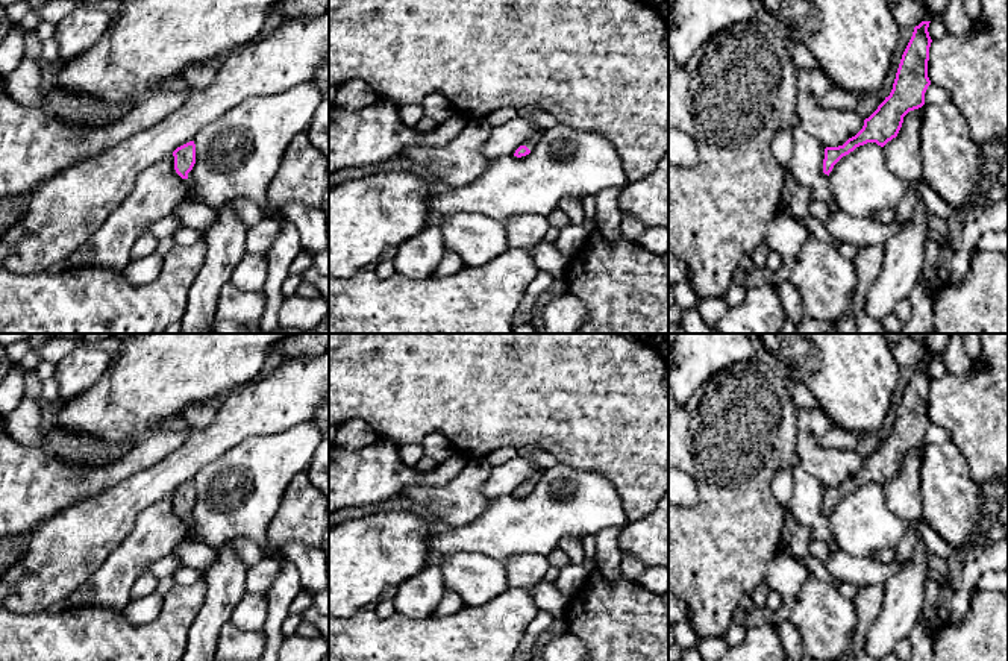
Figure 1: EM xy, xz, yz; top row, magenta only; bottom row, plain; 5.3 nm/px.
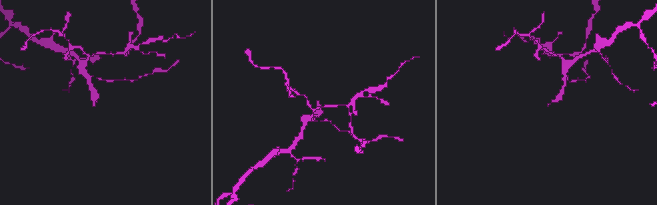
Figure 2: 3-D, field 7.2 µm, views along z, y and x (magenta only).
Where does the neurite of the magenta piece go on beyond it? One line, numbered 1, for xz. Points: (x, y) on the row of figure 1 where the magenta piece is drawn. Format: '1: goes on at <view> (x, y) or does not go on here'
1: goes on at xz (534, 138)

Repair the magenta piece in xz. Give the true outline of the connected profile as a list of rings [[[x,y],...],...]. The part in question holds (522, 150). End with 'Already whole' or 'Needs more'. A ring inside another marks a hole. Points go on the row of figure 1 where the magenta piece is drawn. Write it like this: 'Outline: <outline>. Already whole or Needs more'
Outline: [[[538,127],[538,130],[537,130],[535,133],[532,133],[532,135],[515,150],[514,156],[521,158],[521,156],[529,155],[529,153],[535,149],[535,146],[537,146],[537,143],[540,141],[541,135],[543,135],[543,130]]]. Needs more

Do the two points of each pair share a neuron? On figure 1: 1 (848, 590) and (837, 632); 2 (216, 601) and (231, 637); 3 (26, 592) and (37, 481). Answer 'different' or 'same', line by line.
1: different
2: different
3: different

